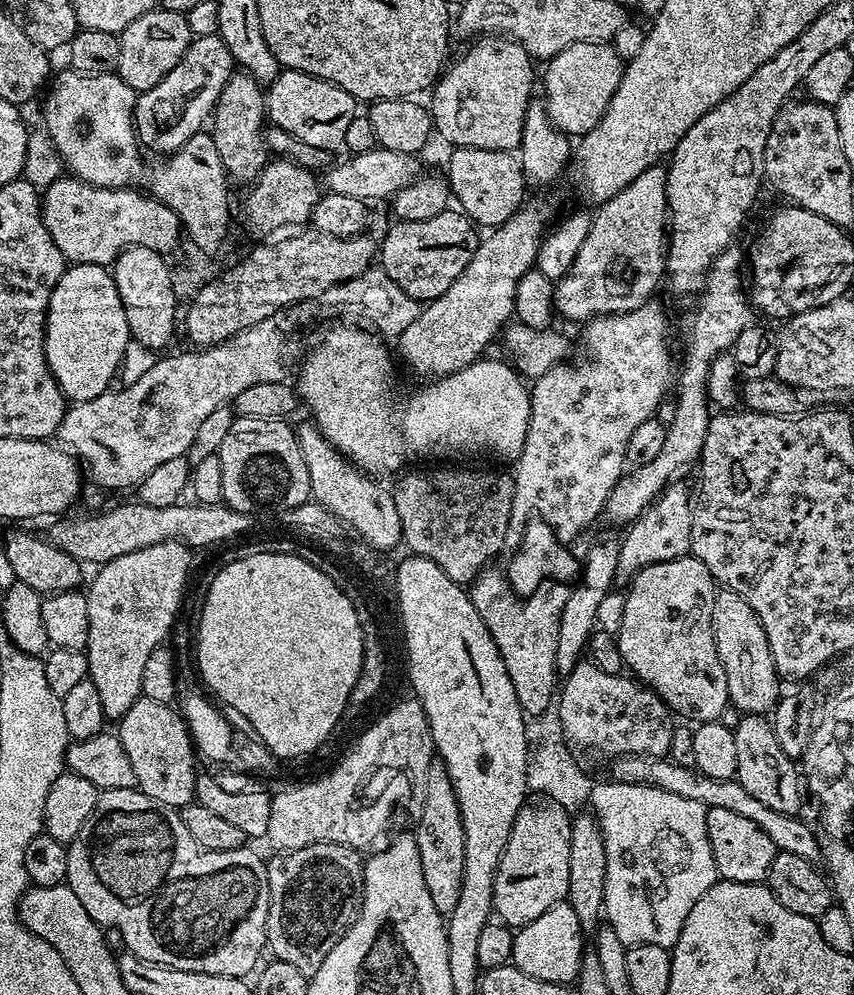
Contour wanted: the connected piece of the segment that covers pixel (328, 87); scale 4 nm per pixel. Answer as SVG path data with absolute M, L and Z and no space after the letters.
M281 71L266 88L267 119L307 146L339 149L346 138L346 126L357 115L358 102L346 90L304 72Z

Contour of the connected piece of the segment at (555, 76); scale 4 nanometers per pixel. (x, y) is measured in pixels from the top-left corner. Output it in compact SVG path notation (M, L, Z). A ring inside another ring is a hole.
M578 42L574 46L566 46L557 56L551 57L547 61L548 69L544 72L544 90L546 92L546 107L548 116L552 119L552 124L561 132L572 138L582 138L606 114L611 104L611 99L615 96L615 91L620 86L620 80L624 77L625 61L620 60L618 53L612 49L613 45L608 42L595 44L594 42Z

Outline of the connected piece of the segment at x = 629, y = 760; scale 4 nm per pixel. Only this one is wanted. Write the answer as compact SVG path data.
M625 755L616 764L617 781L626 784L648 784L651 788L661 788L670 794L678 794L682 798L694 798L694 802L702 802L704 807L721 808L731 810L734 814L742 814L742 818L750 818L759 828L764 830L770 842L781 852L796 854L798 858L804 858L811 862L819 861L822 856L822 844L816 841L816 836L796 816L778 814L778 810L770 810L770 806L762 806L758 798L754 798L737 780L719 780L718 778L706 778L706 774L697 772L695 767L687 763L679 764L676 760L668 760L664 756L634 756Z

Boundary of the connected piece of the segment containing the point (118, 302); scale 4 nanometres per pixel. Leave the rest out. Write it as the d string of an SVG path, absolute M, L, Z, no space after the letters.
M74 264L63 274L56 289L48 297L44 326L44 358L51 379L69 401L93 400L109 391L112 379L124 360L124 351L130 345L130 333L126 322L126 308L118 294L116 277L103 264Z

